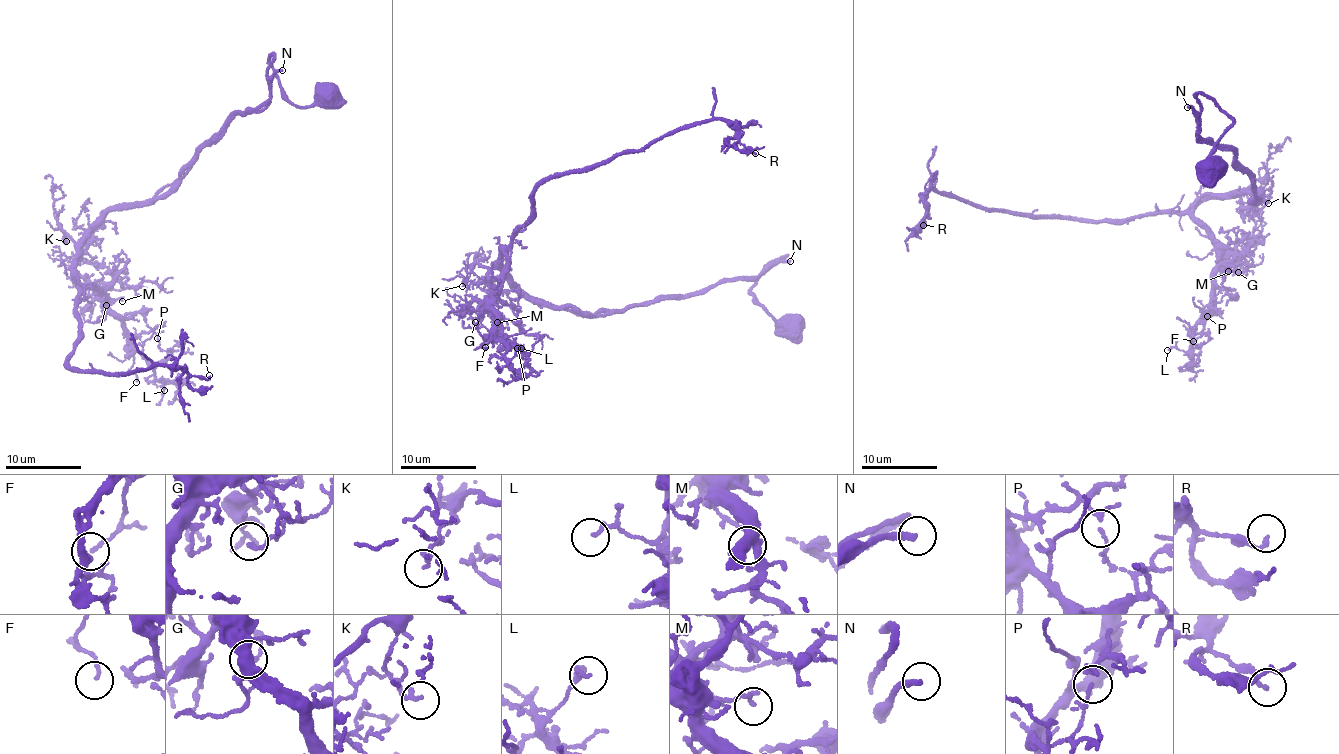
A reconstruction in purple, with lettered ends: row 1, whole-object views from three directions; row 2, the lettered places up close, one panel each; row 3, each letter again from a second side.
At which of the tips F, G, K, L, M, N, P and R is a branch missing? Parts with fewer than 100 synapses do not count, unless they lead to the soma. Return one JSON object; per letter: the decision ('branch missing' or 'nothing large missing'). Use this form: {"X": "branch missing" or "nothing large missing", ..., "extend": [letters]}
{"F": "nothing large missing", "G": "nothing large missing", "K": "nothing large missing", "L": "nothing large missing", "M": "nothing large missing", "N": "branch missing", "P": "nothing large missing", "R": "nothing large missing", "extend": ["N"]}

